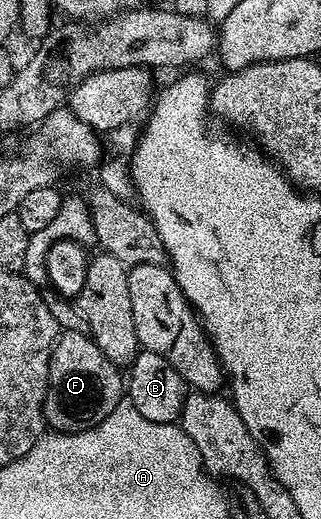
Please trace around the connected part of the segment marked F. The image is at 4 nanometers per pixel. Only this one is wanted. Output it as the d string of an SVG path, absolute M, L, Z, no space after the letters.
M59 332L50 356L48 391L42 404L42 414L46 416L47 426L59 433L79 433L96 427L104 419L108 419L108 415L112 415L114 408L124 400L124 377L118 373L121 373L119 366L111 363L104 355L104 351L96 347L89 333Z

